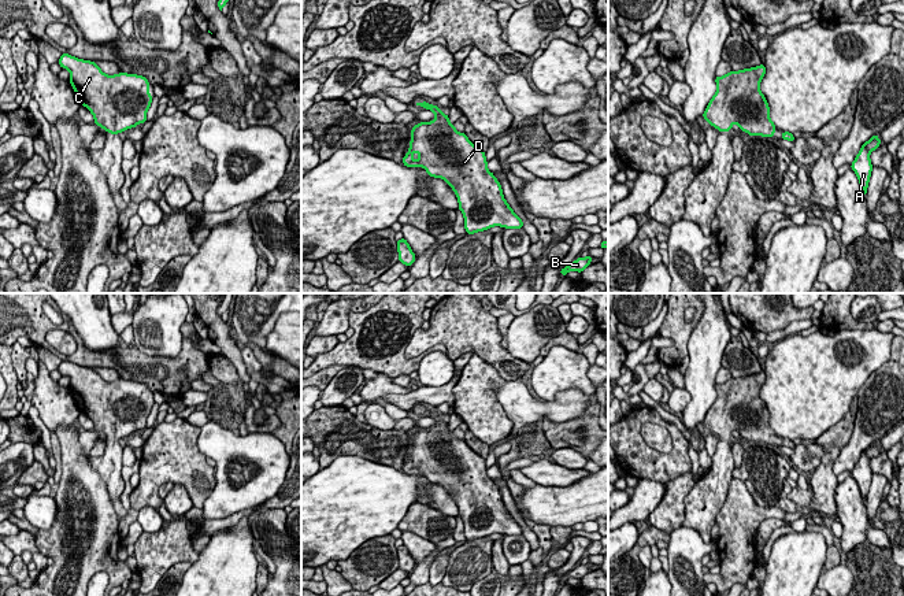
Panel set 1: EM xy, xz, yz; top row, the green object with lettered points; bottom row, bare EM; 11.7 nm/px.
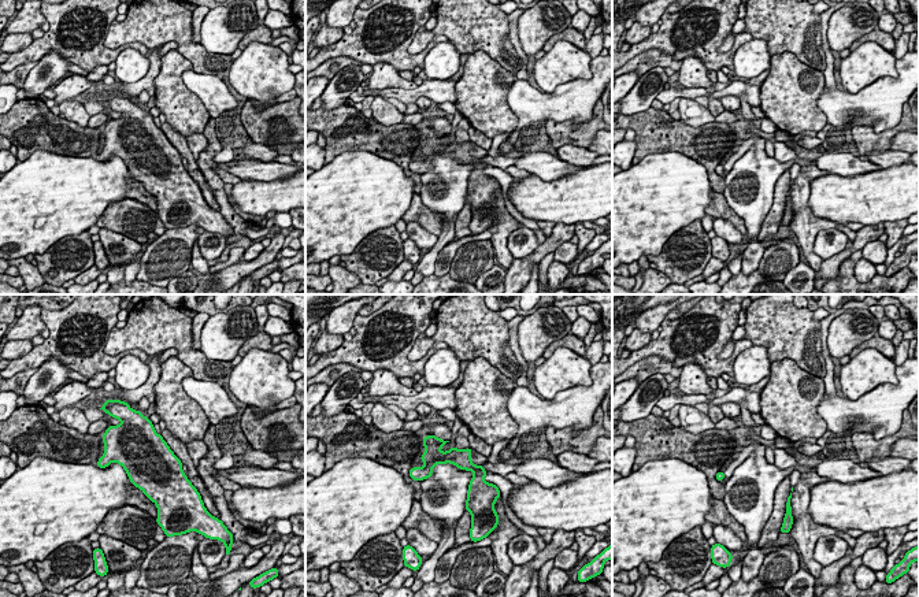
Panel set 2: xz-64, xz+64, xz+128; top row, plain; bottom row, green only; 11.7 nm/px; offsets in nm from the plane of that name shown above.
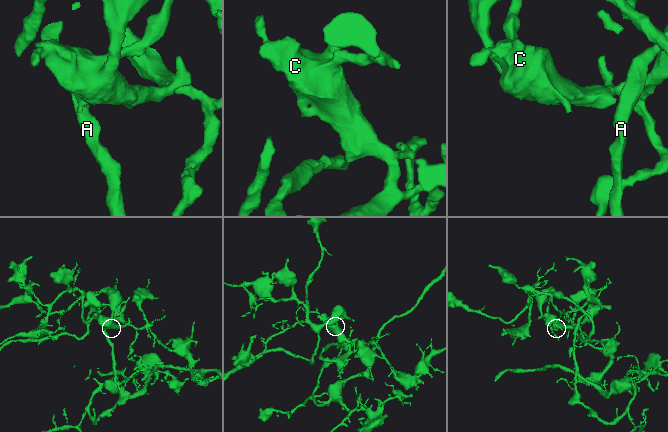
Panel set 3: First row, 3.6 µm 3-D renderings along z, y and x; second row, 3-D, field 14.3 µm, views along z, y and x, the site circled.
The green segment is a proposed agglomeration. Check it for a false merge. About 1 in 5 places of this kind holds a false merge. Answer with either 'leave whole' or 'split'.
leave whole

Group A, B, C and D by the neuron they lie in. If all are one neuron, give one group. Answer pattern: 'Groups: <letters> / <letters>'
Groups: A B C D

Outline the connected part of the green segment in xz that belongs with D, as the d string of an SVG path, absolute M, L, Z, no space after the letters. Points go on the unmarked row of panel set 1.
M426 407L416 412L433 418L436 426L422 427L411 436L403 471L420 473L430 484L442 485L453 496L467 541L493 533L523 534L522 526L505 508L500 489L488 477L485 459L457 438L440 414Z

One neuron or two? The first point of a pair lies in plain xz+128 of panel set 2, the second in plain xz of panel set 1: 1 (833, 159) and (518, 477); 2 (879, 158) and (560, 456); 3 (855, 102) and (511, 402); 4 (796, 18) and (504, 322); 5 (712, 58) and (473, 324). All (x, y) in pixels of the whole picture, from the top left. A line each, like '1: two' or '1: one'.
1: two
2: one
3: one
4: two
5: two

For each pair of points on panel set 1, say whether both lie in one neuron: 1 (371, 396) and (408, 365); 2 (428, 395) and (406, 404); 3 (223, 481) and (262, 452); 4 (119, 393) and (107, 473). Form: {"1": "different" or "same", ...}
{"1": "different", "2": "same", "3": "same", "4": "same"}

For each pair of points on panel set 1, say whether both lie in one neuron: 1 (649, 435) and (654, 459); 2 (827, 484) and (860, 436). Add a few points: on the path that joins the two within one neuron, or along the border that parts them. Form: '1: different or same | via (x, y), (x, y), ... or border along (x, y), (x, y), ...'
1: different | border along (643, 424), (643, 439), (651, 447), (670, 452)
2: different | border along (847, 444), (834, 461), (834, 476)

